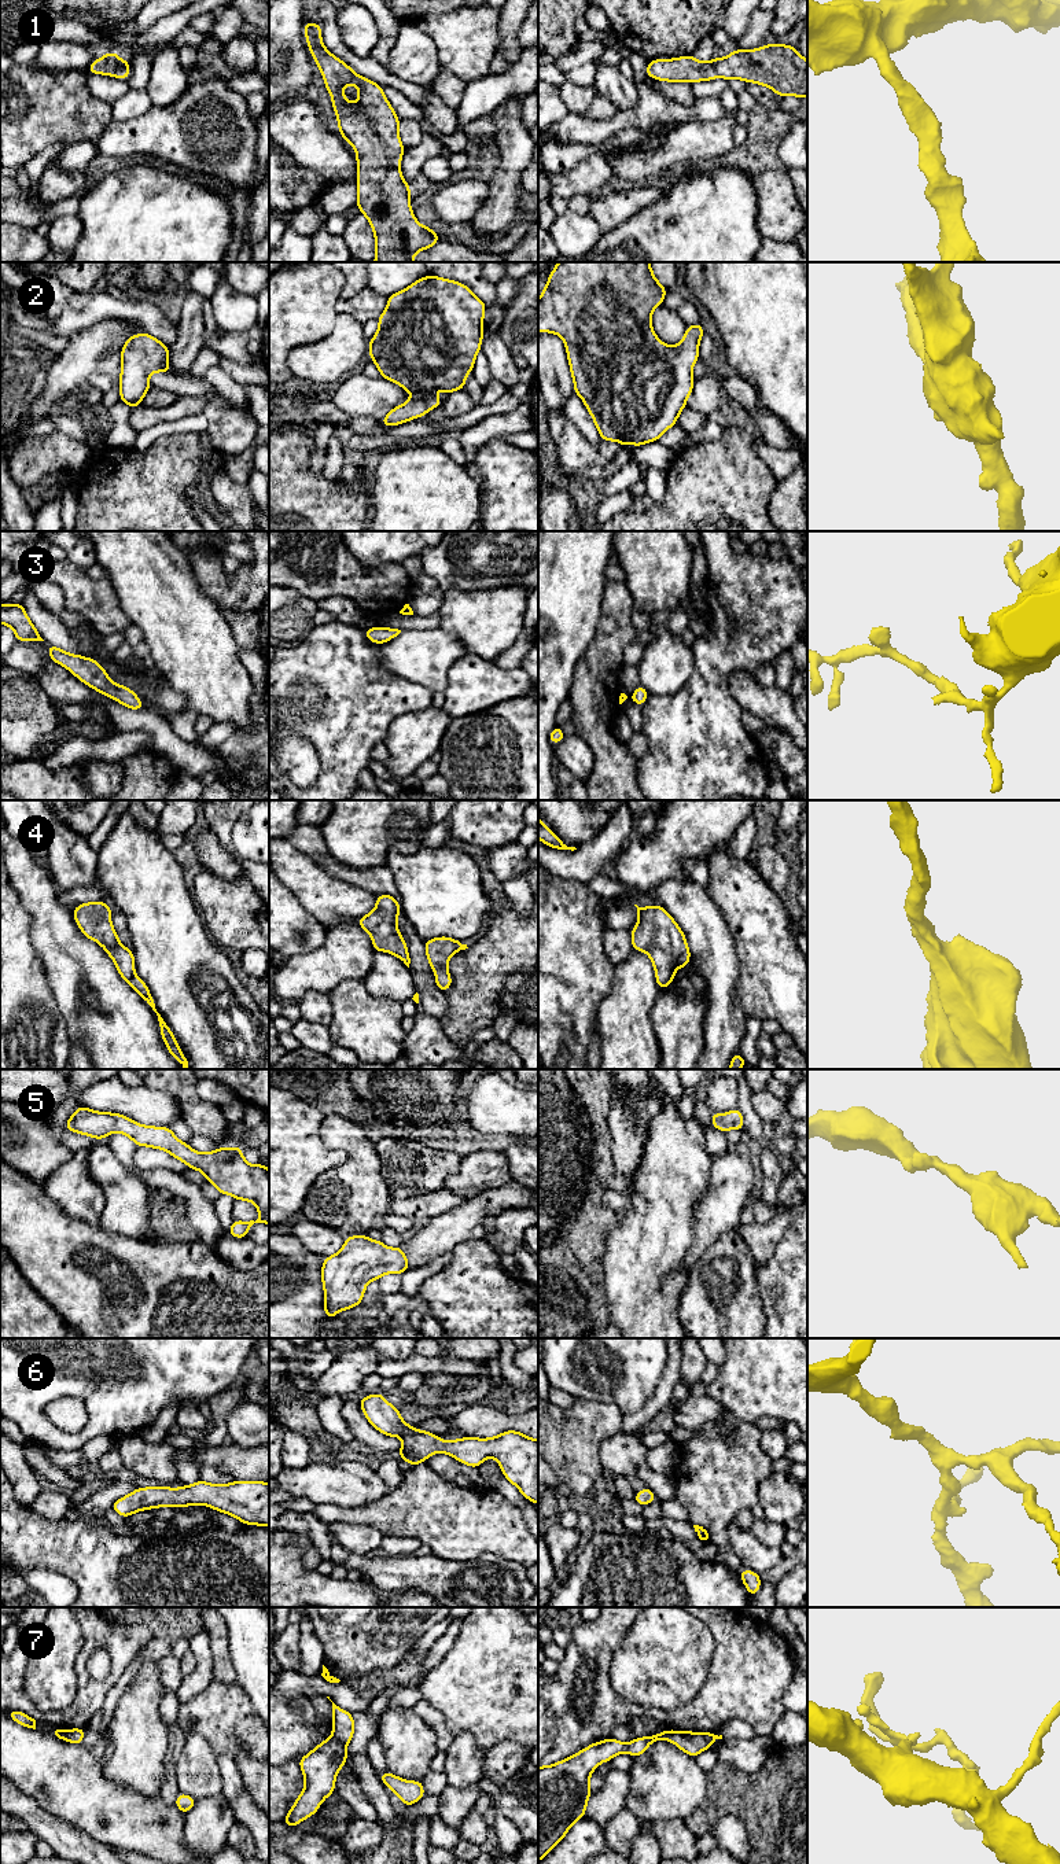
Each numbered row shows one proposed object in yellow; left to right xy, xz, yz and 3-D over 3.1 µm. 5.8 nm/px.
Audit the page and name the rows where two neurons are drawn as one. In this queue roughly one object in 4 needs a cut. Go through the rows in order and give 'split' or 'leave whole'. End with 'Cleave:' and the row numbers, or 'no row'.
1: leave whole
2: leave whole
3: leave whole
4: leave whole
5: leave whole
6: leave whole
7: split
Cleave: 7

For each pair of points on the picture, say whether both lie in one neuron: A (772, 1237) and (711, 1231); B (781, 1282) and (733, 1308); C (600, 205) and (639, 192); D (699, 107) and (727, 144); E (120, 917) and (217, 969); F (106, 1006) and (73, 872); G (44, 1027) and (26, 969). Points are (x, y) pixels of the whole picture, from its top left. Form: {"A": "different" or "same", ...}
{"A": "different", "B": "different", "C": "same", "D": "different", "E": "different", "F": "different", "G": "same"}

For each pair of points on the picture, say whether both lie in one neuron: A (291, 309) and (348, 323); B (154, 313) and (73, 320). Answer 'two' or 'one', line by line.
A: two
B: one

